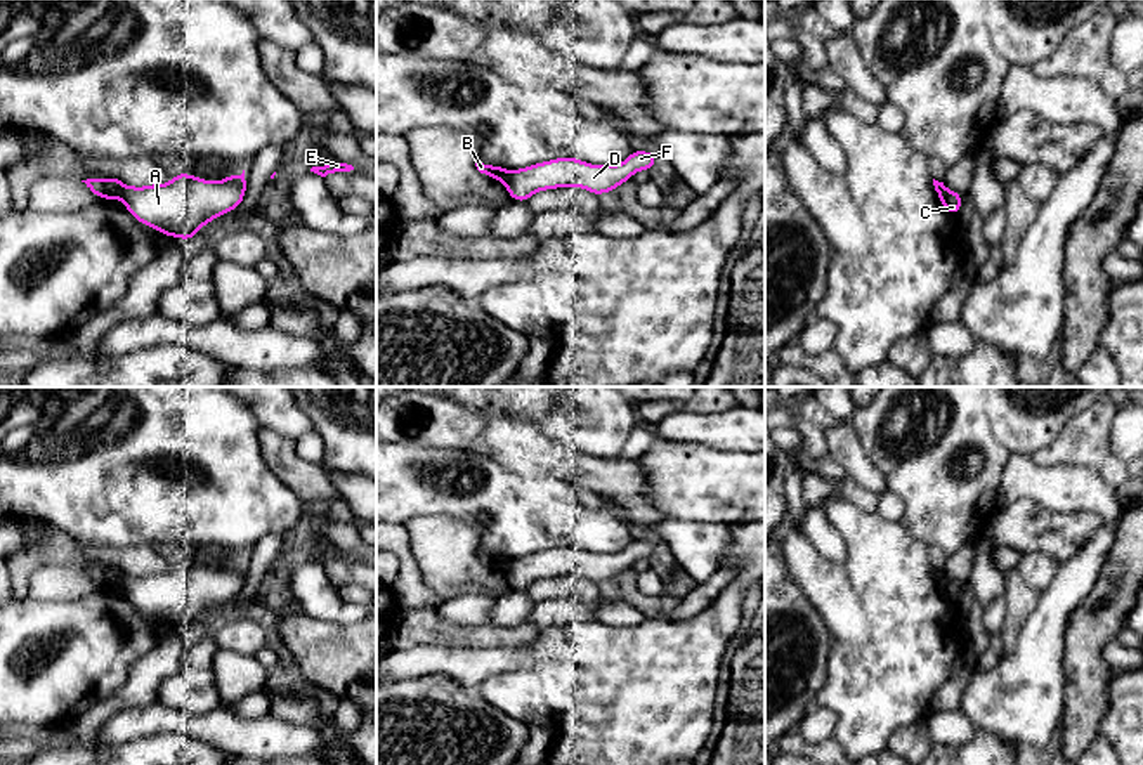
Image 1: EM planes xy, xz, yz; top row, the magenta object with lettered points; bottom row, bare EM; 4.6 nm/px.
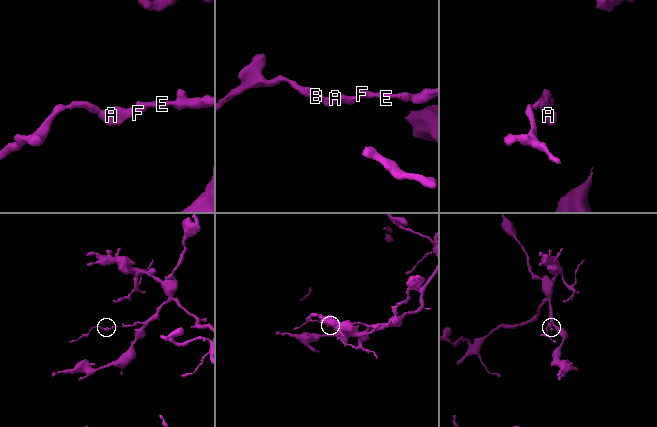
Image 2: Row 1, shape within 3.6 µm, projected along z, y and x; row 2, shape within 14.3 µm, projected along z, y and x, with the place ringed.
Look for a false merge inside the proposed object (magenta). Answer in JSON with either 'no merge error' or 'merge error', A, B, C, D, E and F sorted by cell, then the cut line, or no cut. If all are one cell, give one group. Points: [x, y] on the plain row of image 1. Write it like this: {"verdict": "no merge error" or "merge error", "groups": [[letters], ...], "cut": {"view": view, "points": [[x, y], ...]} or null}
{"verdict": "merge error", "groups": [["A", "C", "D", "E", "F"], ["B"]], "cut": {"view": "xy", "points": [[125, 575], [118, 585]]}}

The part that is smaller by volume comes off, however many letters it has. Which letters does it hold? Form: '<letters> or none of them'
B

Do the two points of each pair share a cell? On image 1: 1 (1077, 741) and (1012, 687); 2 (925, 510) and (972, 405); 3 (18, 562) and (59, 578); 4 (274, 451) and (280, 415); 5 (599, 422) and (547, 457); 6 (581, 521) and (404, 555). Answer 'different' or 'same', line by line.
1: different
2: same
3: different
4: different
5: different
6: different

